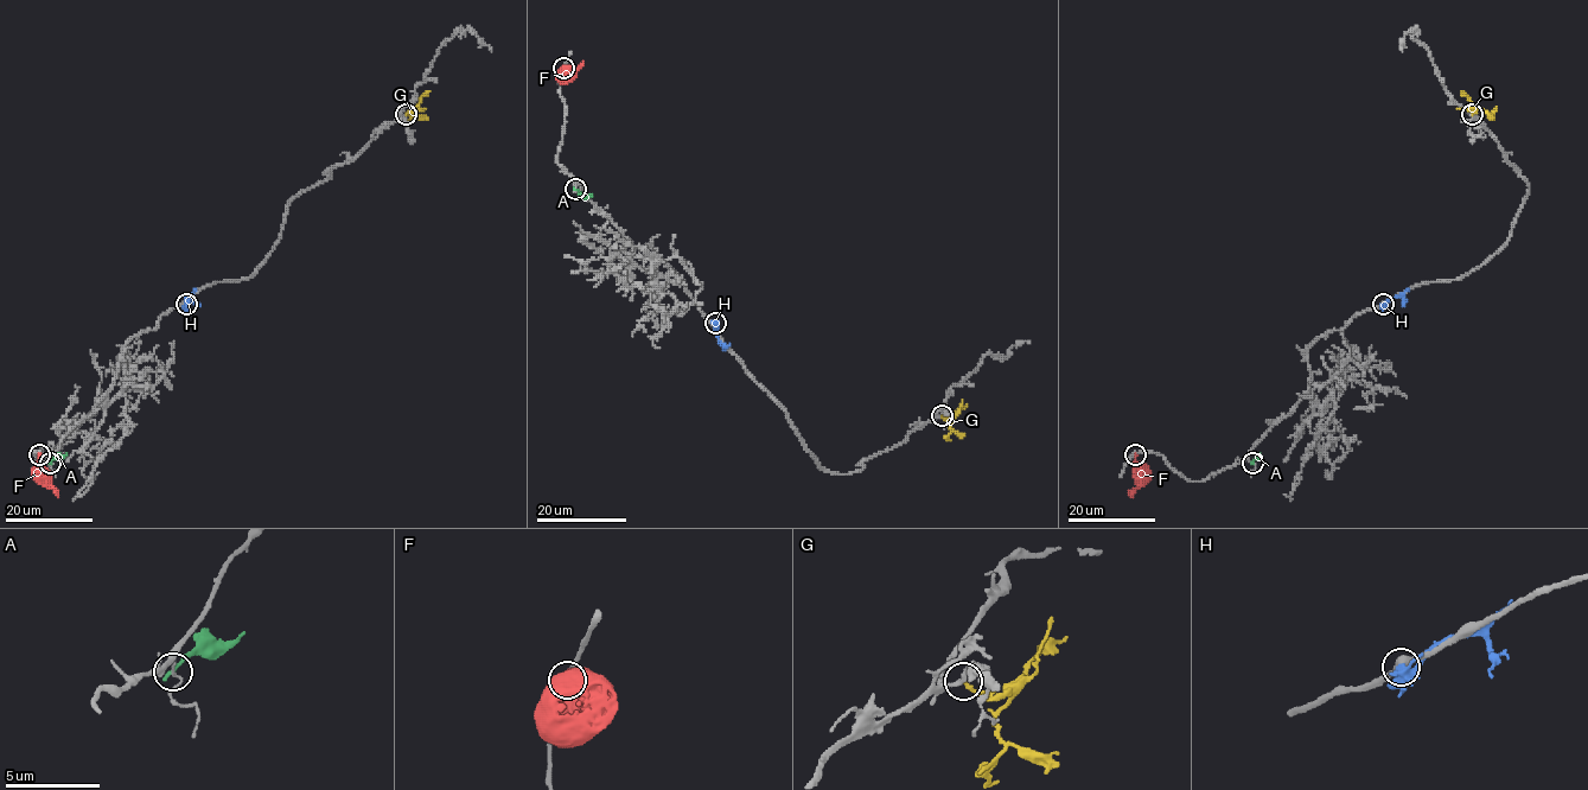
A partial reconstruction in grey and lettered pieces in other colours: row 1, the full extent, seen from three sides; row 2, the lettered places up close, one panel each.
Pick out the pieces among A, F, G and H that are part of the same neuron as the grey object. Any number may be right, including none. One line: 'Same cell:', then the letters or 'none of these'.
Same cell: G

